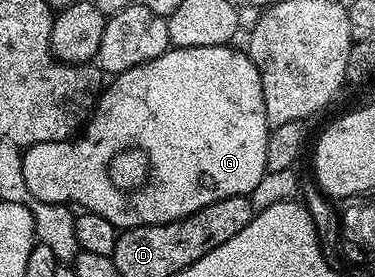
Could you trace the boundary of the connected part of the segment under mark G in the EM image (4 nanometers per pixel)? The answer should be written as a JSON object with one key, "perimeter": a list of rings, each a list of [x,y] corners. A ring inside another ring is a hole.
{"perimeter":[[[235,45],[171,47],[161,57],[114,76],[106,84],[103,94],[99,96],[99,101],[95,104],[95,110],[91,112],[91,118],[87,120],[78,137],[72,137],[61,143],[38,143],[26,148],[22,152],[25,185],[29,185],[32,199],[39,199],[43,203],[71,205],[80,203],[80,208],[83,211],[97,213],[101,217],[105,217],[105,221],[109,221],[114,227],[120,229],[172,223],[178,219],[184,219],[186,215],[197,213],[197,209],[205,209],[205,205],[213,205],[213,201],[221,201],[225,197],[234,195],[250,196],[251,191],[257,189],[257,181],[261,181],[261,177],[268,172],[265,161],[265,145],[268,134],[261,77],[259,70],[255,68],[255,62],[251,60],[246,50],[239,48],[238,51]]]}

